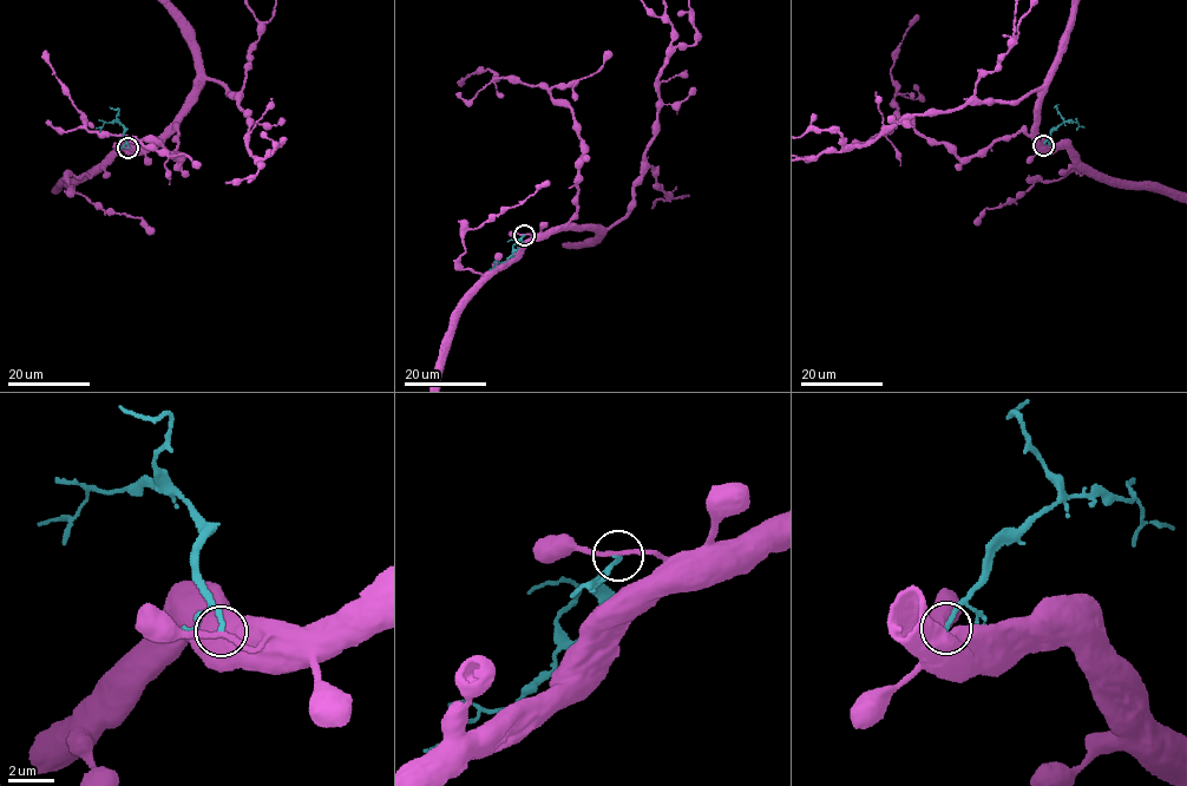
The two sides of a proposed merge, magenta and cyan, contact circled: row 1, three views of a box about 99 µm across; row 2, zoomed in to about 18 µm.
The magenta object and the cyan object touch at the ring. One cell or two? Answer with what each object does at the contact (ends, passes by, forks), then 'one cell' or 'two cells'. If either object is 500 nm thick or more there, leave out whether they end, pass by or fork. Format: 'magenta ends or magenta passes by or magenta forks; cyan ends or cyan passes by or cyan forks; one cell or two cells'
magenta passes by; cyan ends; two cells

